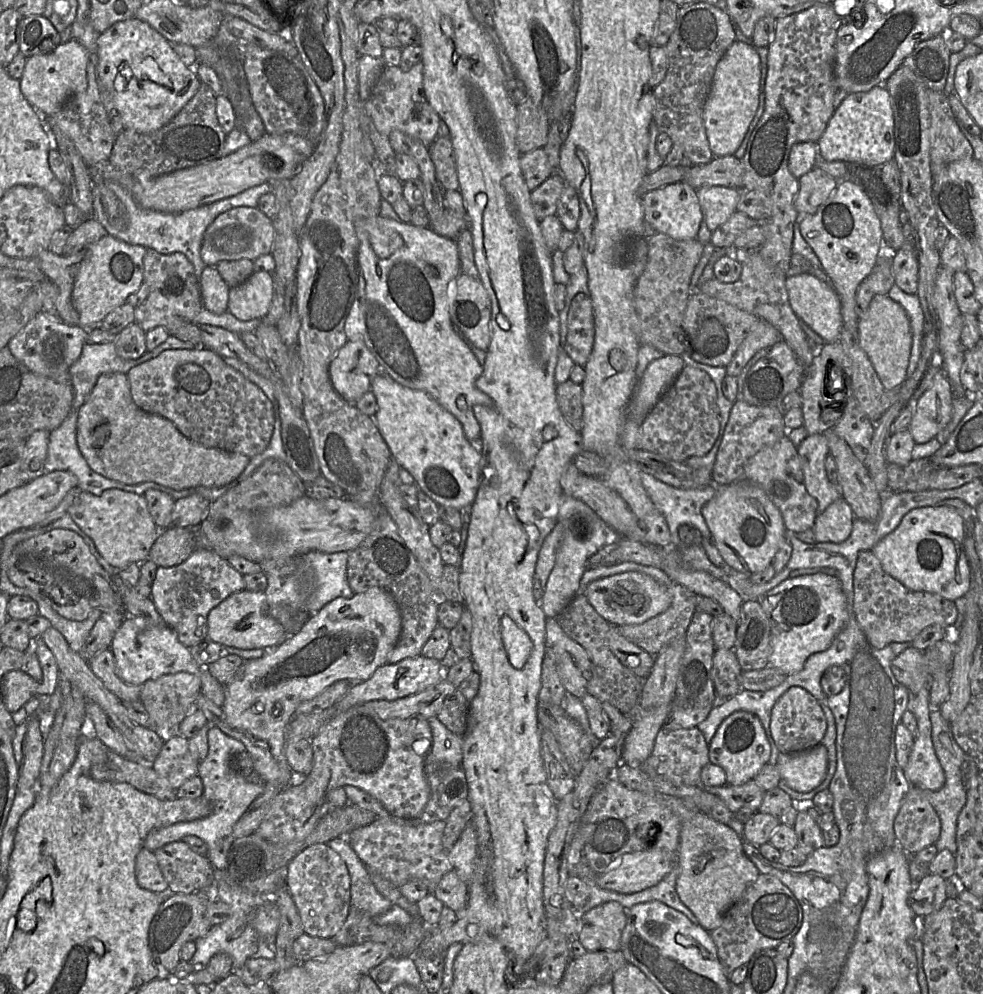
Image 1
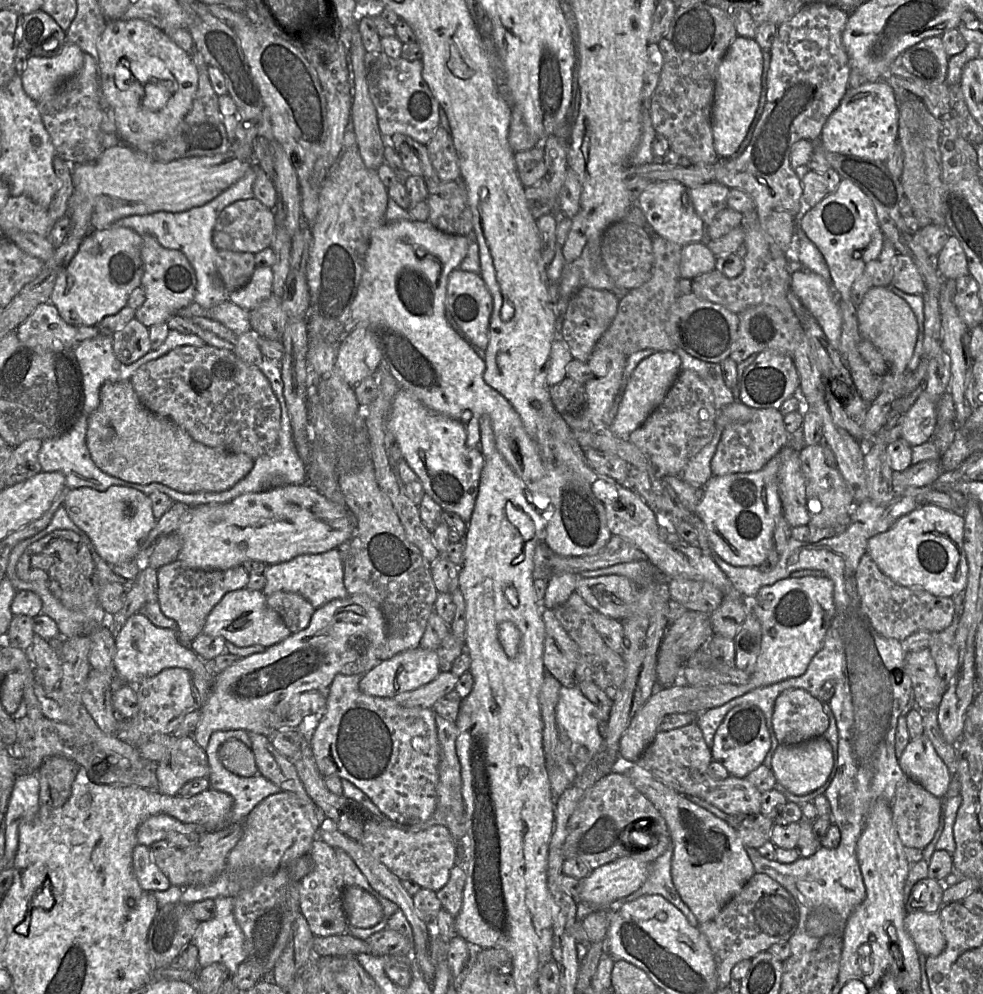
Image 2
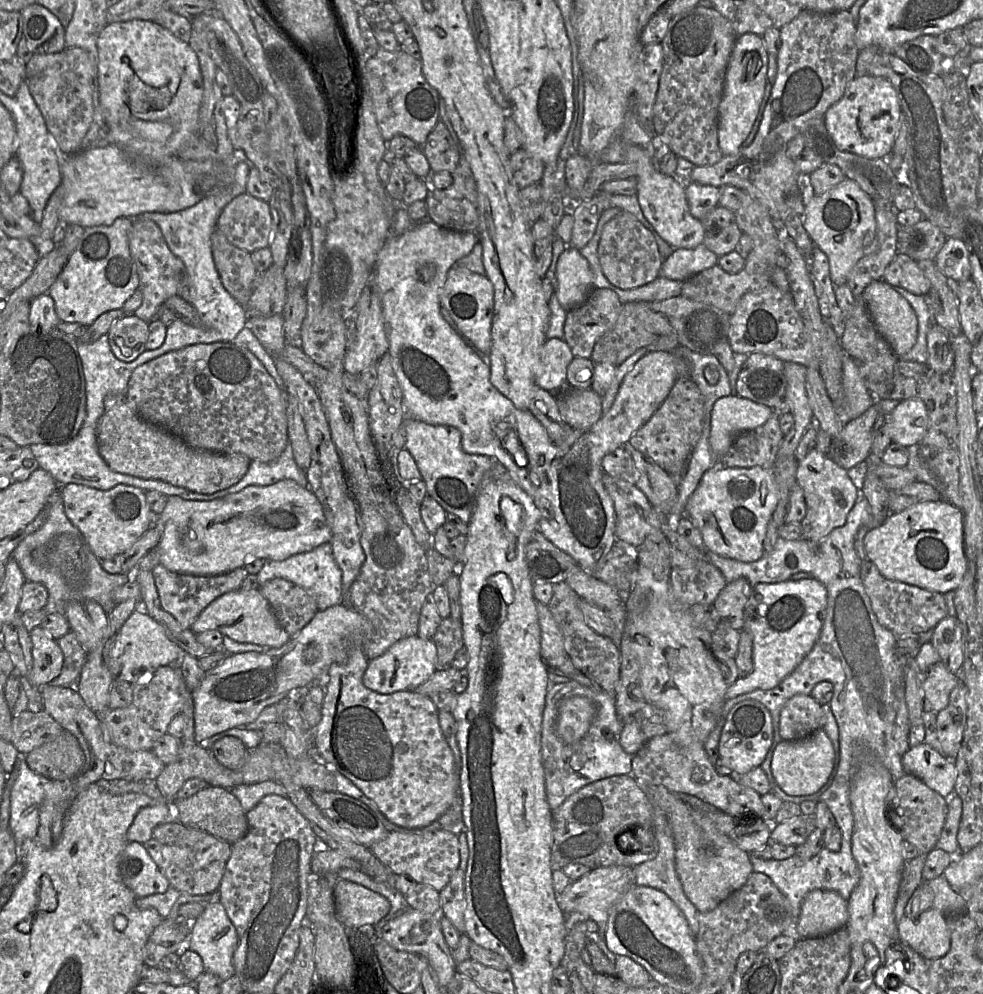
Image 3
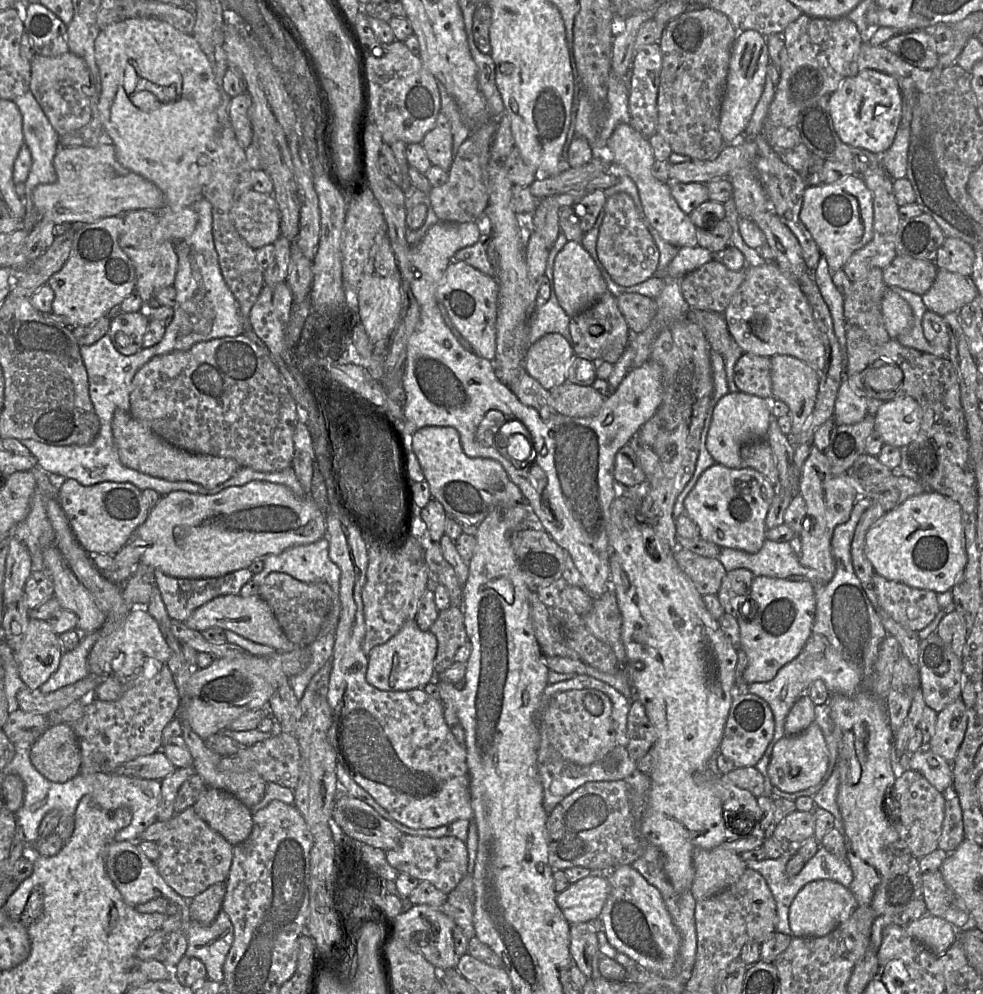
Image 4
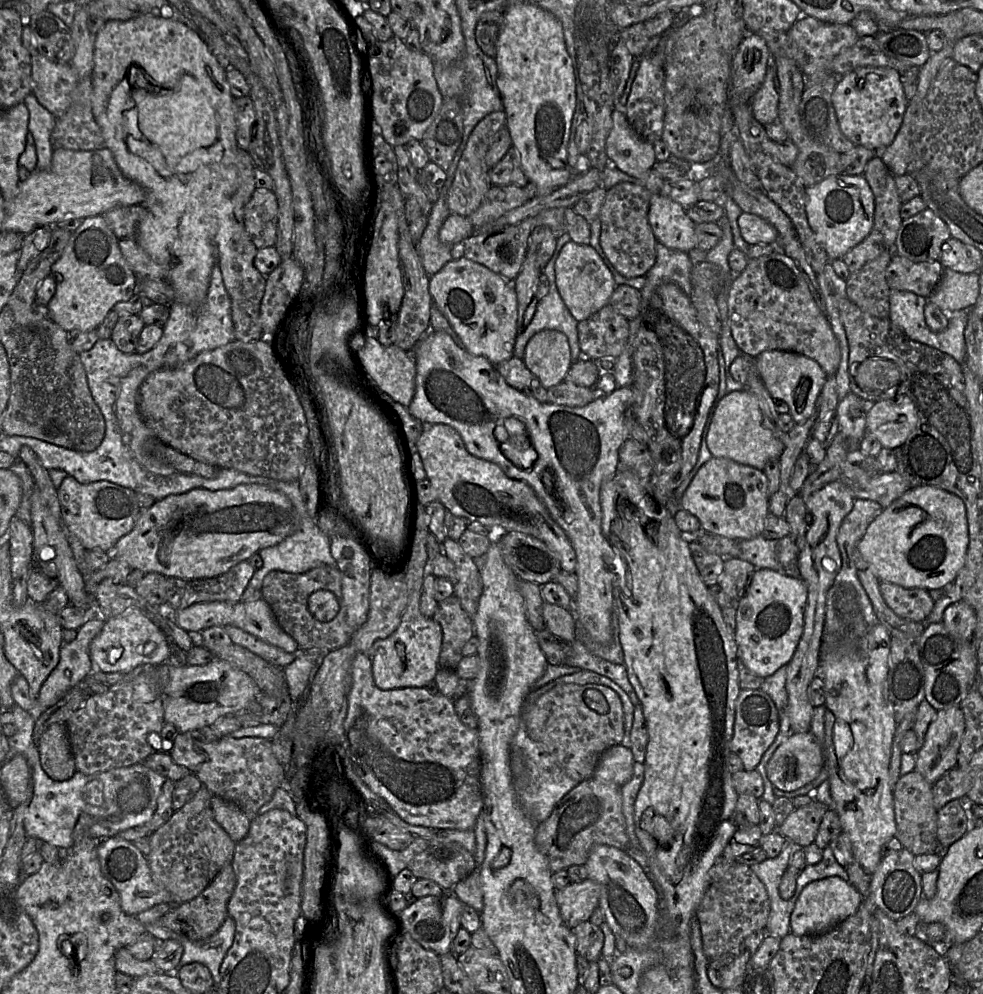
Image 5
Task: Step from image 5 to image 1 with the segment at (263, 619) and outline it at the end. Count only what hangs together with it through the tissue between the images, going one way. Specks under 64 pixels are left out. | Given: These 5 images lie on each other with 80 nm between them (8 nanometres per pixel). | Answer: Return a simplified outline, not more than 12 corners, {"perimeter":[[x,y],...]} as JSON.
{"perimeter":[[235,592],[208,615],[207,638],[266,651],[288,636],[264,592]]}

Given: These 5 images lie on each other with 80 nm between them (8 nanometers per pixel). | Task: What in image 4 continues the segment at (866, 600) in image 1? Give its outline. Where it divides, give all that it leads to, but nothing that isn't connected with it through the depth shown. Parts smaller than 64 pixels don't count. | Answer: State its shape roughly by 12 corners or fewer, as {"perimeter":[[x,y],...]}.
{"perimeter":[[872,579],[880,610],[912,631],[940,611],[931,590]]}

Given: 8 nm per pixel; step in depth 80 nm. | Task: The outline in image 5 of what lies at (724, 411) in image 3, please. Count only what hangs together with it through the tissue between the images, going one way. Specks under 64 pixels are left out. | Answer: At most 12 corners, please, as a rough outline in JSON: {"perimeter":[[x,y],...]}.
{"perimeter":[[748,390],[725,394],[706,437],[713,457],[763,471],[783,443]]}

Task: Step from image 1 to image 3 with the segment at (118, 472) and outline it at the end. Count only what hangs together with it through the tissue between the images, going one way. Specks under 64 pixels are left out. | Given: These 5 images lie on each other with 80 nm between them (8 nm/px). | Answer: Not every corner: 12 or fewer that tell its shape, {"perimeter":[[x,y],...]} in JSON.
{"perimeter":[[110,393],[97,423],[115,472],[204,494],[252,461],[192,448]]}

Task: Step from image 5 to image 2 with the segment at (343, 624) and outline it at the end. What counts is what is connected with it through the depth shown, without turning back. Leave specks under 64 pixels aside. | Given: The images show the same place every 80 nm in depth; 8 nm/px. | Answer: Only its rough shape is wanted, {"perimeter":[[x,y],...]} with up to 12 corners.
{"perimeter":[[277,591],[267,605],[292,634],[304,630],[316,610],[300,594]]}

